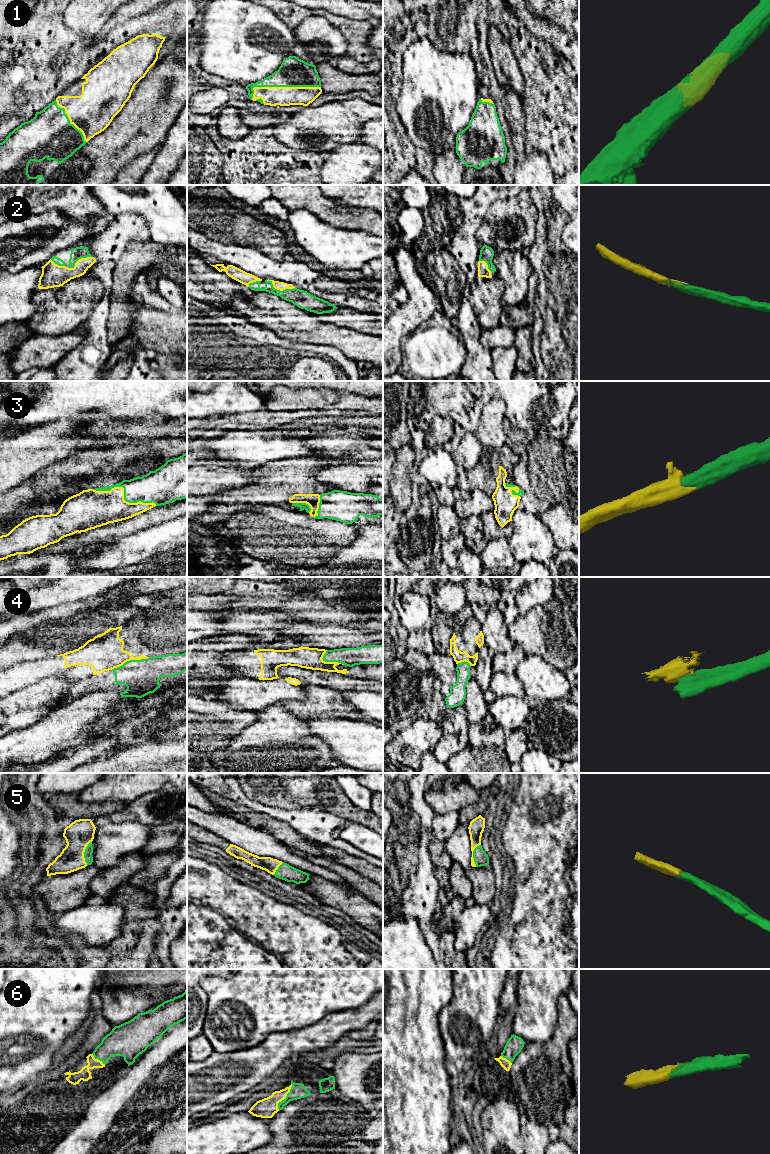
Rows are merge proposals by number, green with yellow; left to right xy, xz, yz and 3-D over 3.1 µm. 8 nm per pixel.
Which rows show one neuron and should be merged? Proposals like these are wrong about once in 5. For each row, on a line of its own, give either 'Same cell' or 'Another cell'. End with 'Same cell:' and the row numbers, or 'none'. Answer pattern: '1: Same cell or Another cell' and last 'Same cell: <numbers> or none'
1: Same cell
2: Same cell
3: Same cell
4: Another cell
5: Same cell
6: Same cell
Same cell: 1, 2, 3, 5, 6

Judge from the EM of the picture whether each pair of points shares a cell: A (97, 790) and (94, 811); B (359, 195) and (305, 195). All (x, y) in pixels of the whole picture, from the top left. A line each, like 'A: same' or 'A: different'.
A: different
B: different

